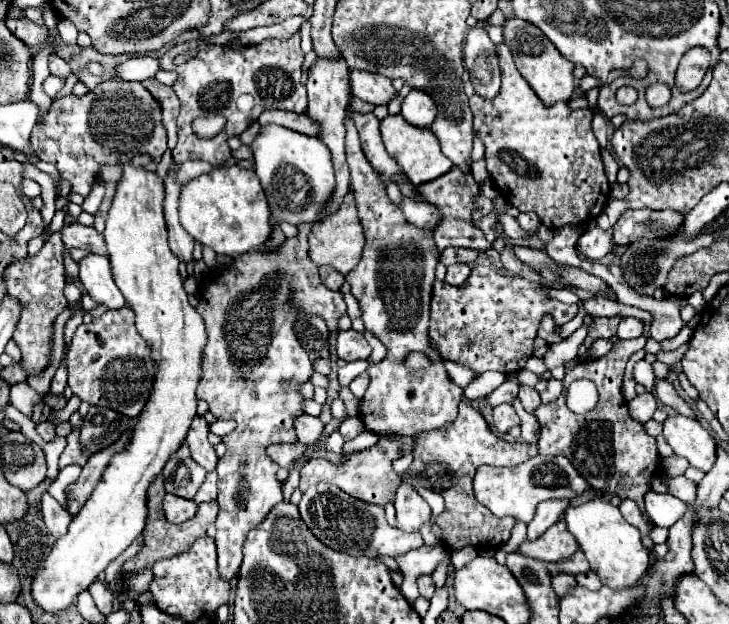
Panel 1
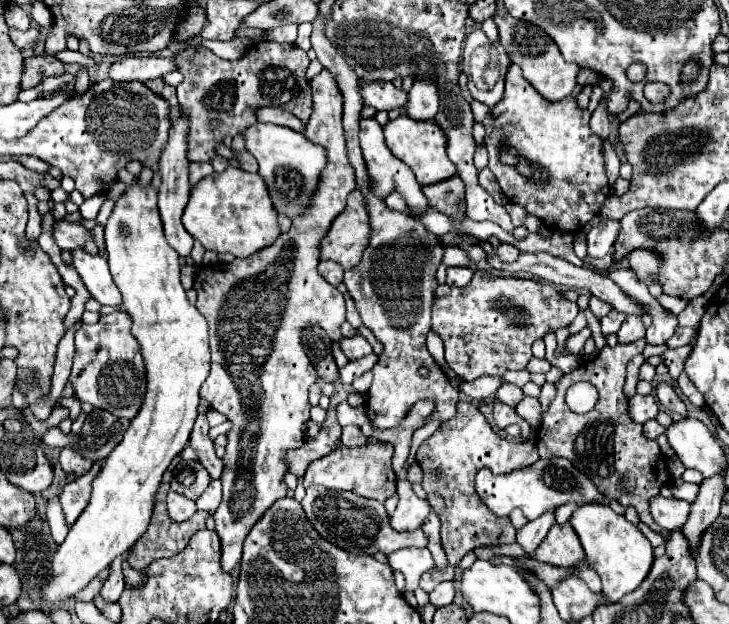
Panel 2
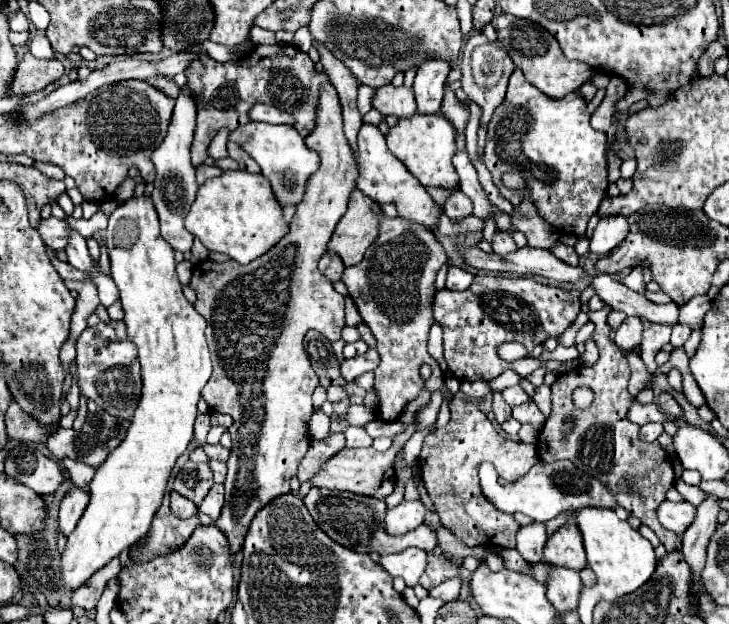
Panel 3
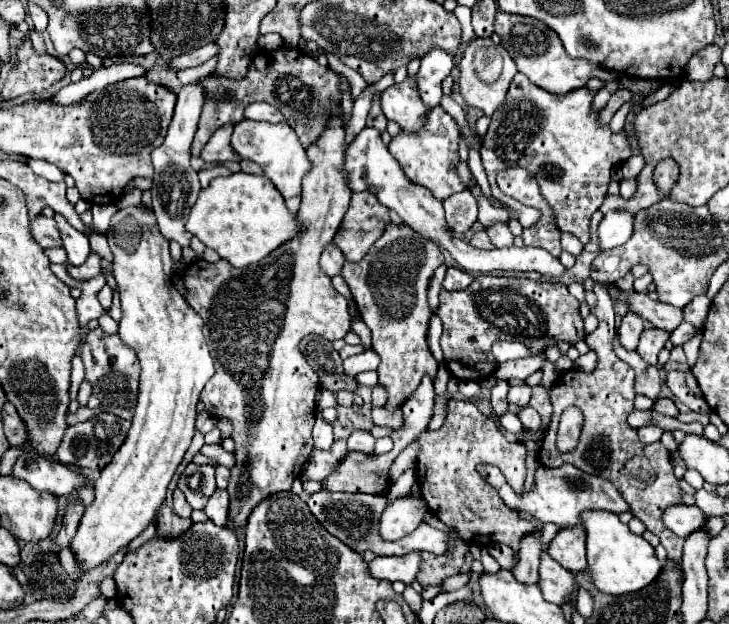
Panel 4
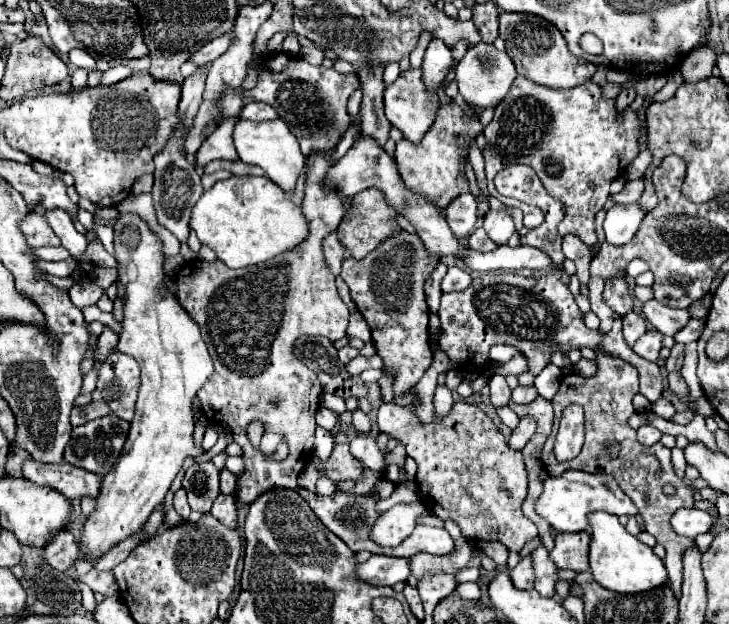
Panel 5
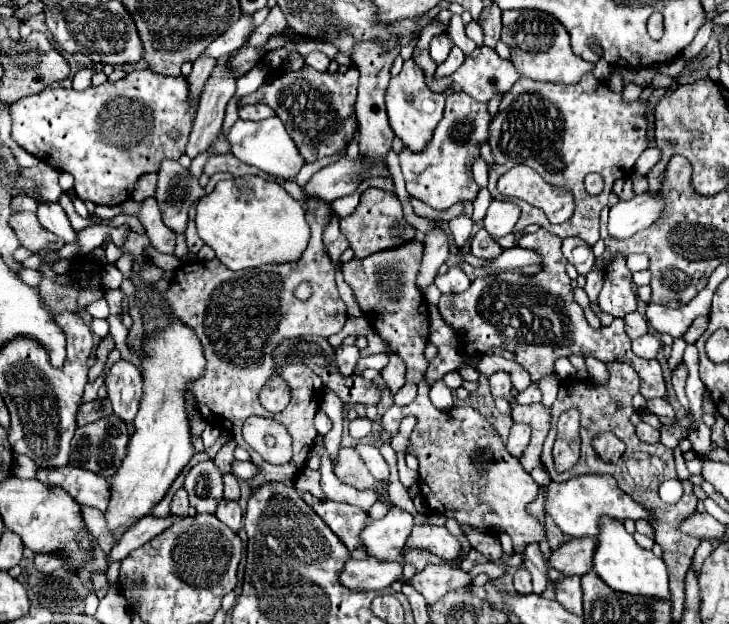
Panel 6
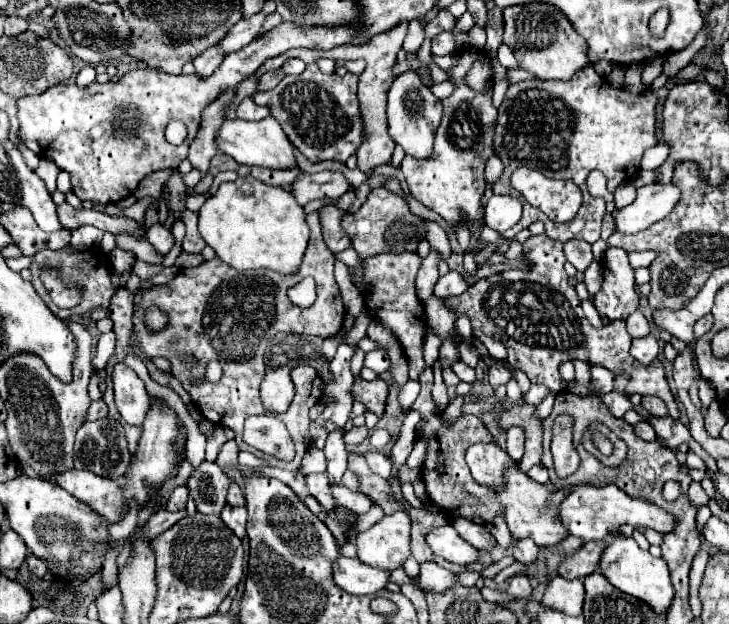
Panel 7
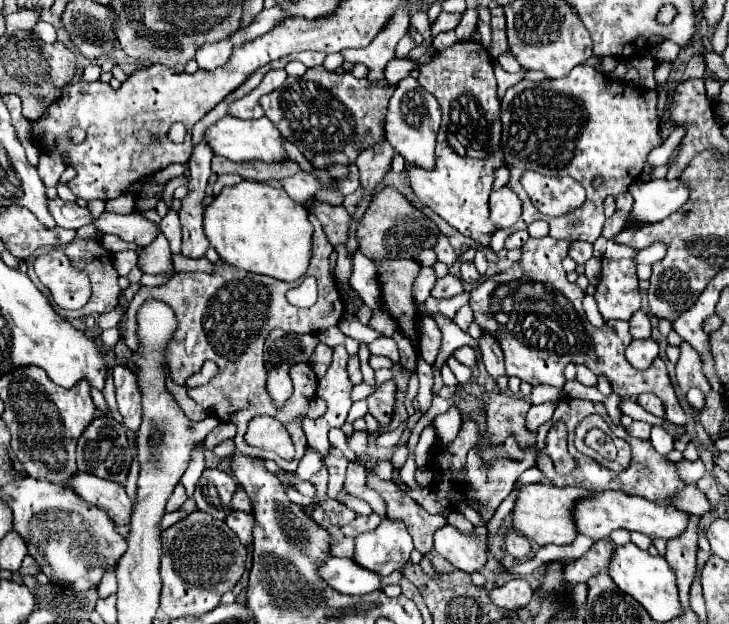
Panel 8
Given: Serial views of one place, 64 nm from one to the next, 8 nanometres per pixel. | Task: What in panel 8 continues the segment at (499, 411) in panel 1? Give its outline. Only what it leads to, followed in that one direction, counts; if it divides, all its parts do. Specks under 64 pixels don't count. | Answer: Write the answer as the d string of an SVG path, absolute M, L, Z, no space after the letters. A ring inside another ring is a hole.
M484 334L480 338L480 354L482 354L482 360L484 360L484 366L488 370L488 374L498 380L500 376L506 376L506 370L504 370L504 356L502 356L502 350L500 346L496 344L494 336L490 334Z

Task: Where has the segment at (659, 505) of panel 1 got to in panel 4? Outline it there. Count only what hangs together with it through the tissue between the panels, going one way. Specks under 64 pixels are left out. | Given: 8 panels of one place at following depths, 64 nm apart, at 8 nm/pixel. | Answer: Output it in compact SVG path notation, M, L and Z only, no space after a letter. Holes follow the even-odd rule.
M674 504L672 508L664 510L664 524L670 528L676 536L688 536L696 528L704 524L704 512L698 506L686 506L686 504Z

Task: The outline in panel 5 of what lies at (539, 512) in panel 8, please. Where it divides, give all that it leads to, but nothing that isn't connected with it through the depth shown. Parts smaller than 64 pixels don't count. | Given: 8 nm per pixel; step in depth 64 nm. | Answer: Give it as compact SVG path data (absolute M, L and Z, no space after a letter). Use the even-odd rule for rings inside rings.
M416 398L404 407L394 402L382 404L376 424L391 438L402 440L406 454L416 460L416 484L424 506L444 522L456 522L472 542L498 540L512 552L520 552L528 540L538 536L538 528L520 510L528 488L522 452L510 448L498 426L474 404L454 402L442 422L422 426L412 412L414 402Z

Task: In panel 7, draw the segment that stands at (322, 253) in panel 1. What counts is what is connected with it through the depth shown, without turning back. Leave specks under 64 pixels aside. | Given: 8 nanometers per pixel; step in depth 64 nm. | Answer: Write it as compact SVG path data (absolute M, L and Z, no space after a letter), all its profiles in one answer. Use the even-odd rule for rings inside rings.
M386 188L370 190L370 194L368 194L366 202L360 206L360 210L344 216L342 228L348 234L348 238L352 242L352 248L358 252L360 258L376 256L376 254L382 254L382 252L416 250L418 242L424 238L420 218L410 212L410 208L408 208L408 204L402 196L392 194Z

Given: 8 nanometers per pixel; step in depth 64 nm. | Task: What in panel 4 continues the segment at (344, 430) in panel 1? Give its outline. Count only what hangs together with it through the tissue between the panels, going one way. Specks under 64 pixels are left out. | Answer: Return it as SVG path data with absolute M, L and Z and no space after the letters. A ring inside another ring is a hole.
M356 430L356 432L352 432L352 436L348 438L348 448L370 454L370 452L374 452L374 438L372 438L370 432Z

